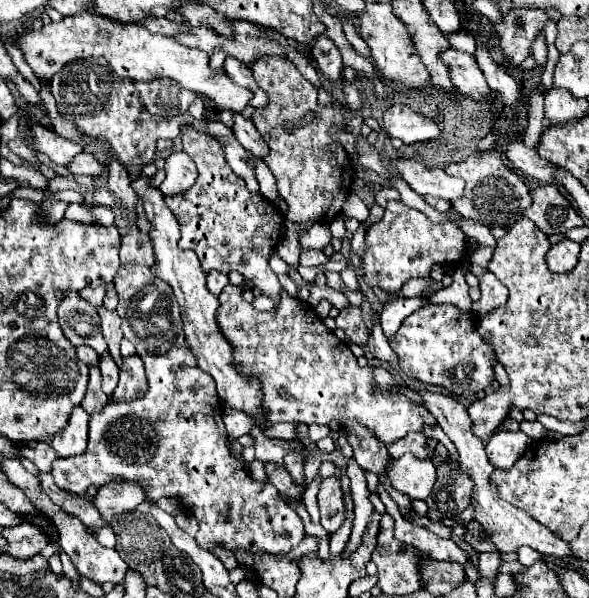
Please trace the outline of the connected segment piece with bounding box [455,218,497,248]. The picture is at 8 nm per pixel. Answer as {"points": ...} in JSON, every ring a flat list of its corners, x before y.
{"points":[[459,220,459,222,455,222,457,226,461,226,463,230,465,230,465,234,471,238,471,240,475,240,479,246,489,246,489,248,495,248,495,244,497,244,497,240,493,238,493,234,489,232,489,228,485,228,483,224,479,224,479,222,475,222,475,220]]}

